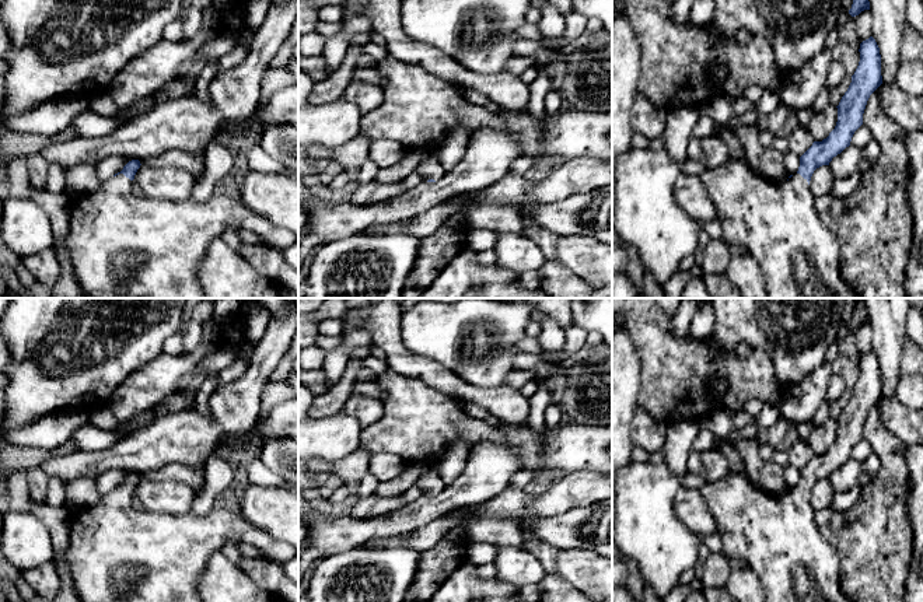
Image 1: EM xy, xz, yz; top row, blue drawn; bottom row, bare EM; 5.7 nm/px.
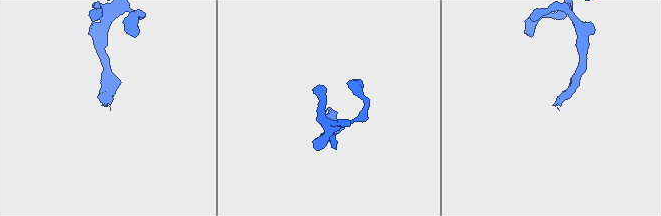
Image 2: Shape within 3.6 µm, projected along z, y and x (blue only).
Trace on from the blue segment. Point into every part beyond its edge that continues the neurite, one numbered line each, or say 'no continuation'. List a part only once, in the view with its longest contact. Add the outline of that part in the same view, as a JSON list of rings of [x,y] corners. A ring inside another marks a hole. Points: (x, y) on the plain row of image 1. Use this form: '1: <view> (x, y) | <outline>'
1: xy (115, 553) | [[[123,487],[112,490],[98,504],[76,510],[70,517],[69,546],[64,553],[73,587],[81,602],[202,602],[197,581],[209,556],[230,542],[252,545],[266,560],[280,566],[297,556],[287,542],[256,528],[238,507],[211,508],[204,515],[189,511],[185,515],[168,515],[154,511],[137,511],[130,503],[130,493]]]

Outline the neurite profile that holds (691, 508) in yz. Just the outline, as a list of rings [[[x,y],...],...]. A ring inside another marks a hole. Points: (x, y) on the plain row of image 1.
[[[682,487],[675,498],[676,517],[693,533],[716,533],[716,521],[706,507],[700,490]]]

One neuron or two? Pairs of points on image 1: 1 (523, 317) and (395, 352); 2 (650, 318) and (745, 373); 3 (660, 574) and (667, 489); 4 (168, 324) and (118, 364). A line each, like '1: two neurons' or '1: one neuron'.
1: two neurons
2: one neuron
3: one neuron
4: one neuron

